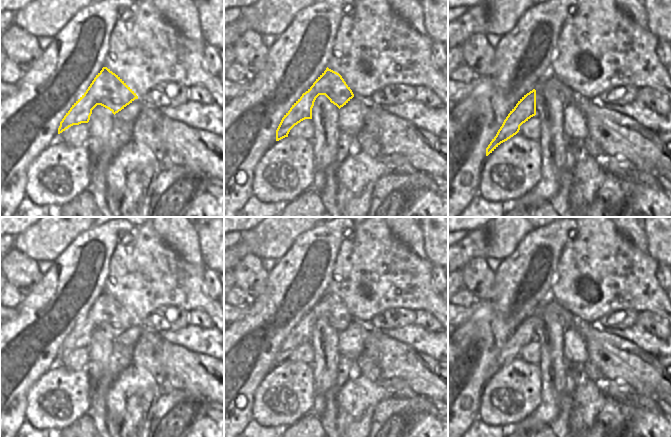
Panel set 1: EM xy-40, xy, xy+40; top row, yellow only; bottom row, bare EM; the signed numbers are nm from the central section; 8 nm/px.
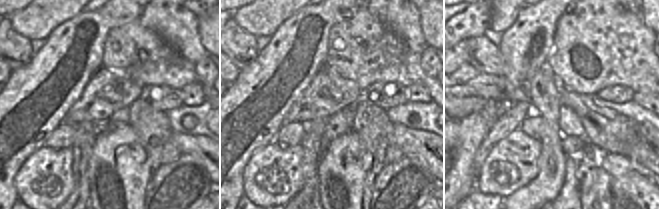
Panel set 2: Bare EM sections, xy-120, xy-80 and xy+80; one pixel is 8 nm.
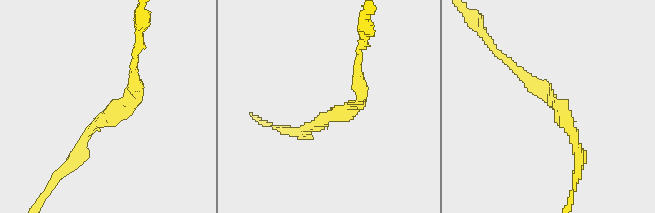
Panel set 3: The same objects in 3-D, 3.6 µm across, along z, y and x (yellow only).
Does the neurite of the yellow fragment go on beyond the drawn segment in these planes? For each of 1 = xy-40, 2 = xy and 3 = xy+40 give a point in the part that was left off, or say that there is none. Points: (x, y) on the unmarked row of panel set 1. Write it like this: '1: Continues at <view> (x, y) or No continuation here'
1: No continuation here
2: No continuation here
3: No continuation here

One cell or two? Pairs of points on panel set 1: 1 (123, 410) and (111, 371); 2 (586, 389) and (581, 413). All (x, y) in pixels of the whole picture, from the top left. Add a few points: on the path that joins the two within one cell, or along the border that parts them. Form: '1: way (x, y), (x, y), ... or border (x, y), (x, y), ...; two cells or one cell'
1: border (131, 363), (108, 388), (105, 401); two cells
2: way (586, 395), (585, 407); one cell

